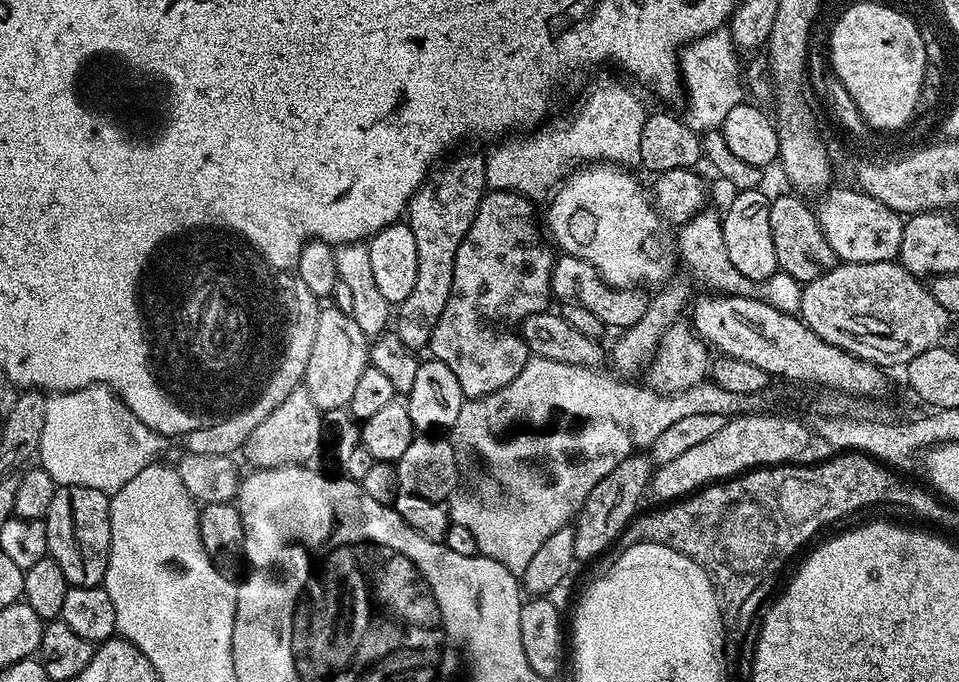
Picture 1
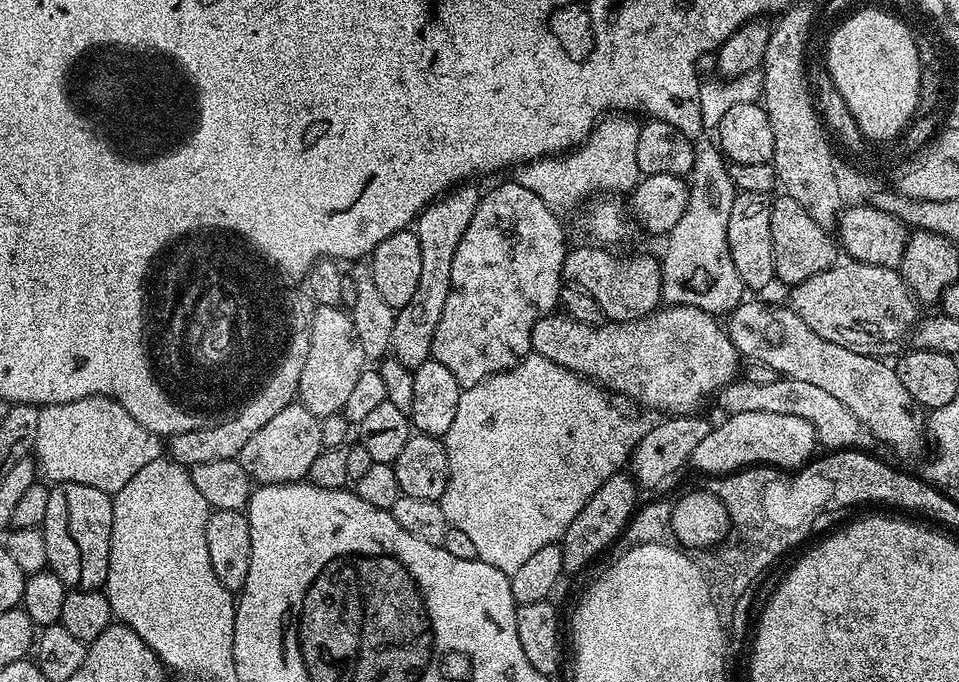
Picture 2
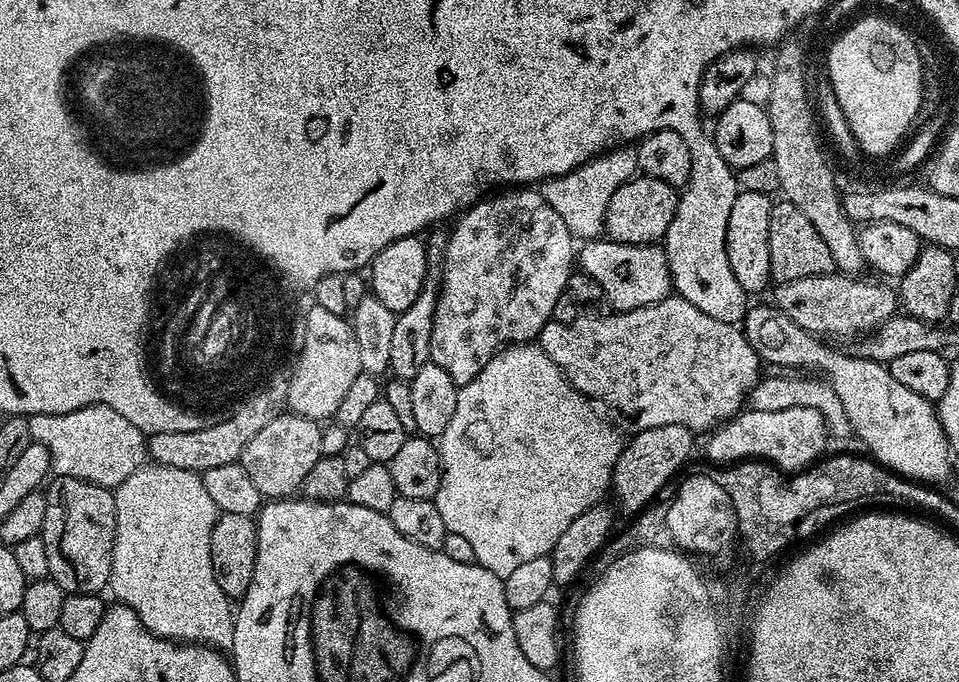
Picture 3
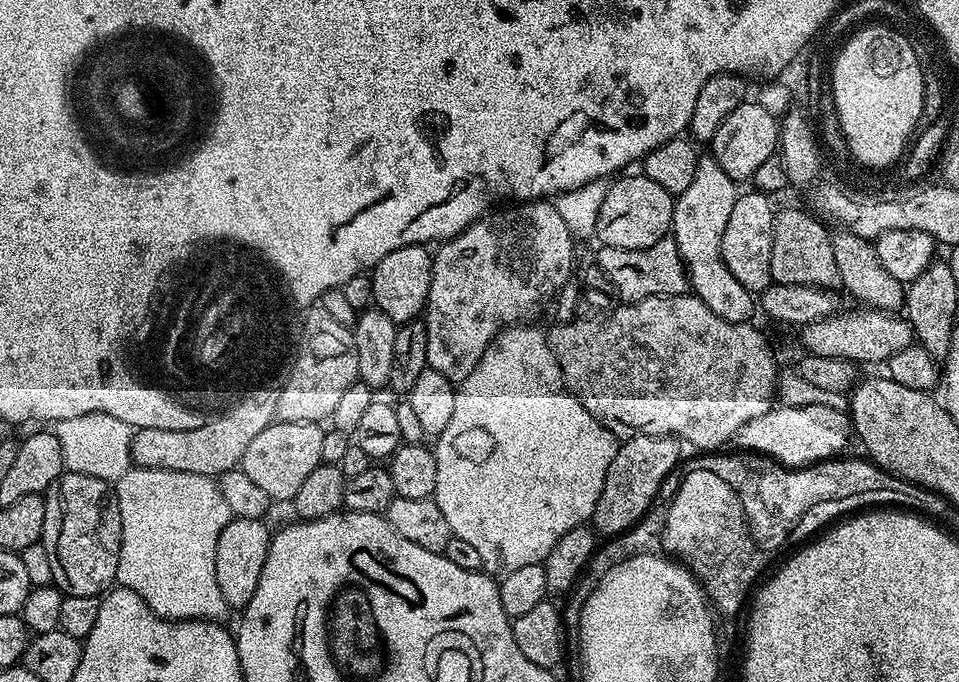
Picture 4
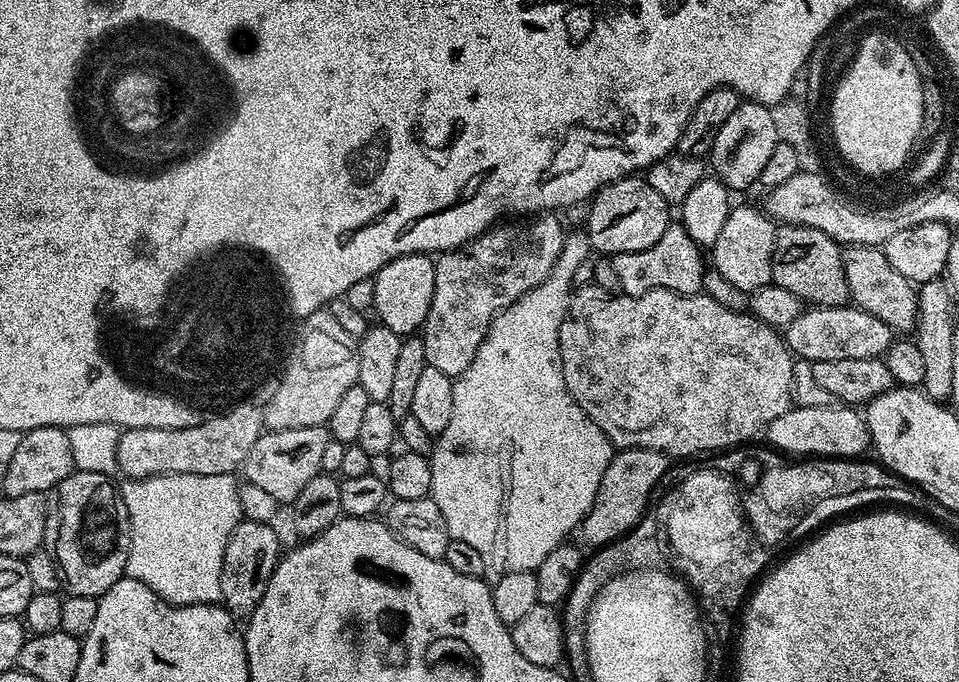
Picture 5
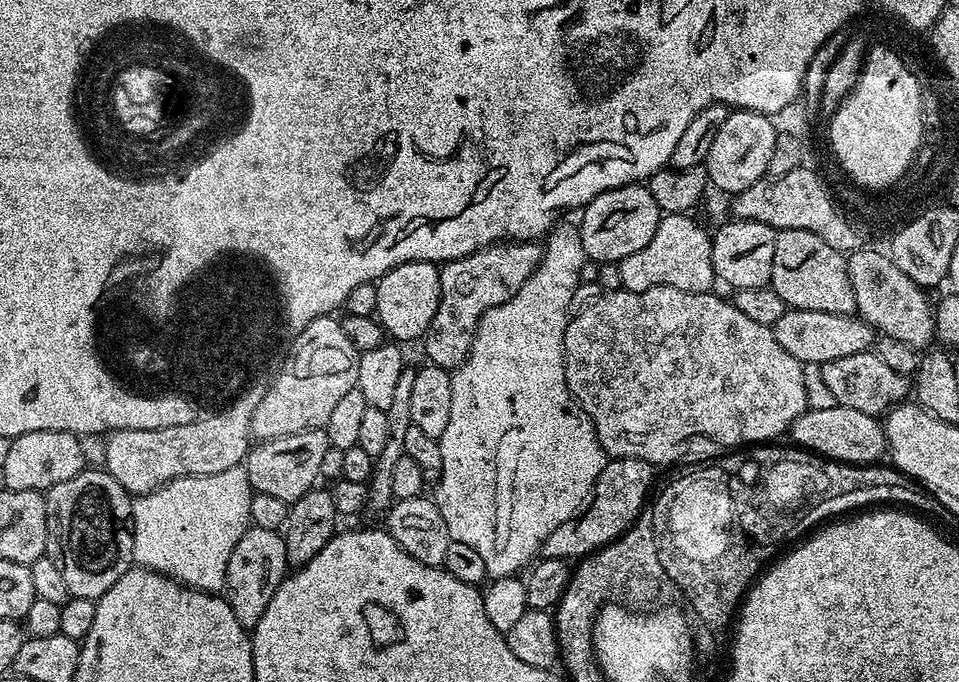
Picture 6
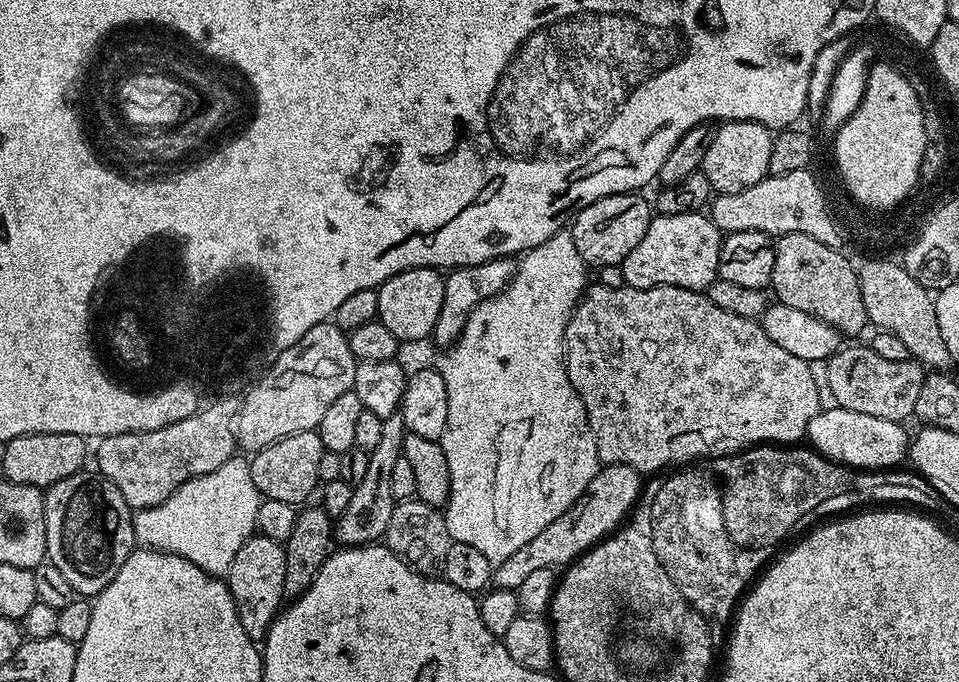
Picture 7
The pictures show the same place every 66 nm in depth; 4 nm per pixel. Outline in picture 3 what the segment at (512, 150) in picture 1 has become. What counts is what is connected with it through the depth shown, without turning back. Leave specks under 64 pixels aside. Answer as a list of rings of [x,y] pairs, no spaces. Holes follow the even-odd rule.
[[[616,146],[593,156],[572,172],[543,181],[542,191],[546,202],[550,202],[550,207],[562,217],[562,222],[566,222],[566,230],[570,230],[572,237],[587,242],[597,239],[604,232],[606,210],[610,206],[610,198],[614,198],[614,190],[618,190],[618,186],[632,179],[637,172],[635,147]]]

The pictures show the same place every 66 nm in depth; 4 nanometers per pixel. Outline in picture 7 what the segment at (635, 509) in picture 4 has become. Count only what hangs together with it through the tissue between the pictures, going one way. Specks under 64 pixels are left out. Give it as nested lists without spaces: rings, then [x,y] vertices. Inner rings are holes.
[[[606,464],[594,474],[588,491],[566,514],[558,514],[550,526],[535,538],[530,538],[526,546],[510,554],[506,562],[495,565],[492,570],[492,584],[497,588],[515,589],[522,581],[543,568],[563,569],[574,560],[580,559],[585,552],[615,532],[628,519],[642,495],[642,473],[625,464]]]

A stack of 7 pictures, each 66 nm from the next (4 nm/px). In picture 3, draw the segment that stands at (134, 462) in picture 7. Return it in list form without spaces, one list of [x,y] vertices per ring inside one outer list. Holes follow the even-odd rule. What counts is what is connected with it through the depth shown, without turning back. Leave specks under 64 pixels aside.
[[[288,389],[264,392],[257,400],[252,400],[236,420],[228,420],[228,424],[220,424],[220,428],[206,426],[202,430],[193,432],[171,432],[162,434],[161,432],[151,433],[146,440],[146,452],[155,463],[166,466],[167,468],[177,468],[178,470],[190,470],[203,474],[206,470],[214,470],[214,466],[226,466],[227,464],[237,463],[246,450],[246,442],[258,434],[258,430],[274,422],[286,408],[288,403]]]

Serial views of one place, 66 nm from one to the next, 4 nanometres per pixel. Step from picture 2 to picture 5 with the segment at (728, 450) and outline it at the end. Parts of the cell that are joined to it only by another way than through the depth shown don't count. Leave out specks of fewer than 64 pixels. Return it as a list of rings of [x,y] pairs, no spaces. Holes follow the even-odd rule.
[[[793,406],[788,409],[786,414],[774,418],[766,429],[767,443],[773,449],[779,450],[784,454],[791,454],[796,458],[860,458],[867,453],[870,448],[868,438],[868,423],[864,421],[863,415],[852,406],[810,406],[802,408]]]

